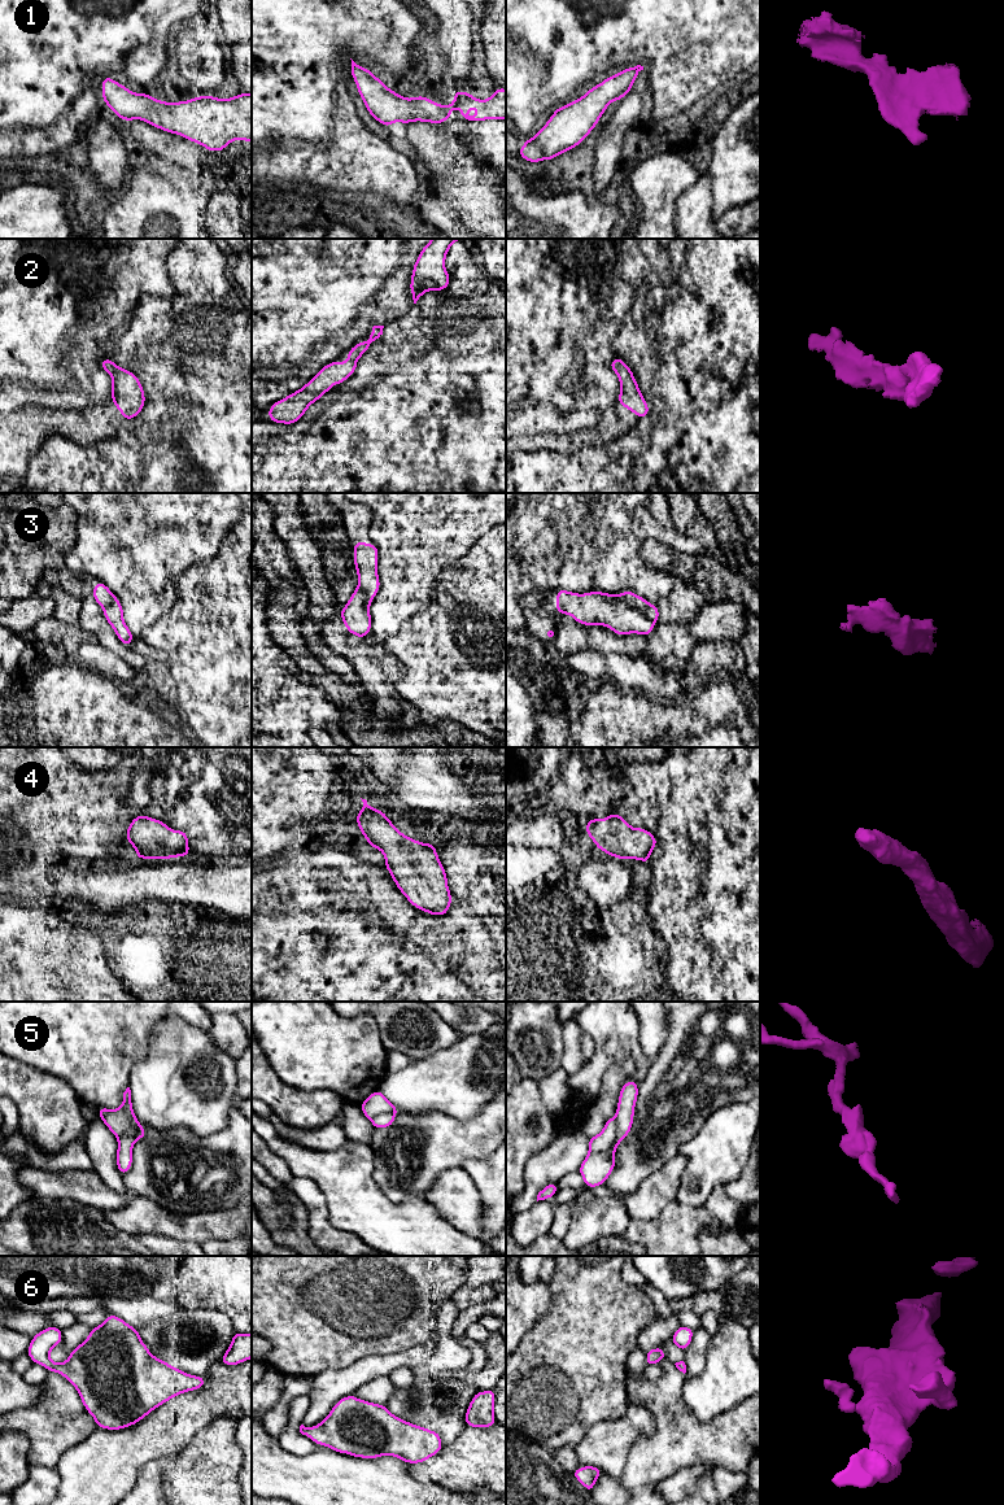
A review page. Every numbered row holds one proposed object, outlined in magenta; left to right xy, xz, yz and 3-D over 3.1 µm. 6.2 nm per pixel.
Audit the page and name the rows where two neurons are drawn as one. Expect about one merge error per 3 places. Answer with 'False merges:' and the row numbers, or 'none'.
False merges: 3, 5

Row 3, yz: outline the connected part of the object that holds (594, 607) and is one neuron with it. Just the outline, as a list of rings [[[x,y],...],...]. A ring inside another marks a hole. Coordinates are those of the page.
[[[558,589],[555,612],[567,614],[582,625],[604,625],[617,636],[649,636],[654,631],[654,623],[643,612],[597,590],[577,594]]]

